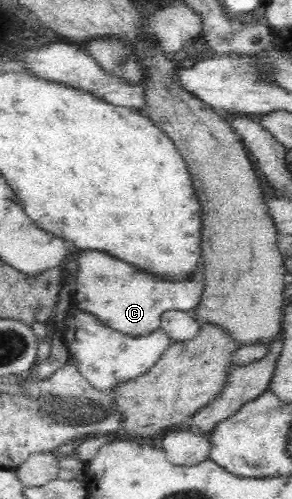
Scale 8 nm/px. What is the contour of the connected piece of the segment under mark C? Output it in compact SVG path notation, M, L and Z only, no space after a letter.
M101 250L85 252L79 258L75 275L73 309L87 312L99 322L103 322L103 325L125 335L146 336L160 328L163 312L193 312L199 306L204 284L203 276L191 274L185 280L161 279Z

